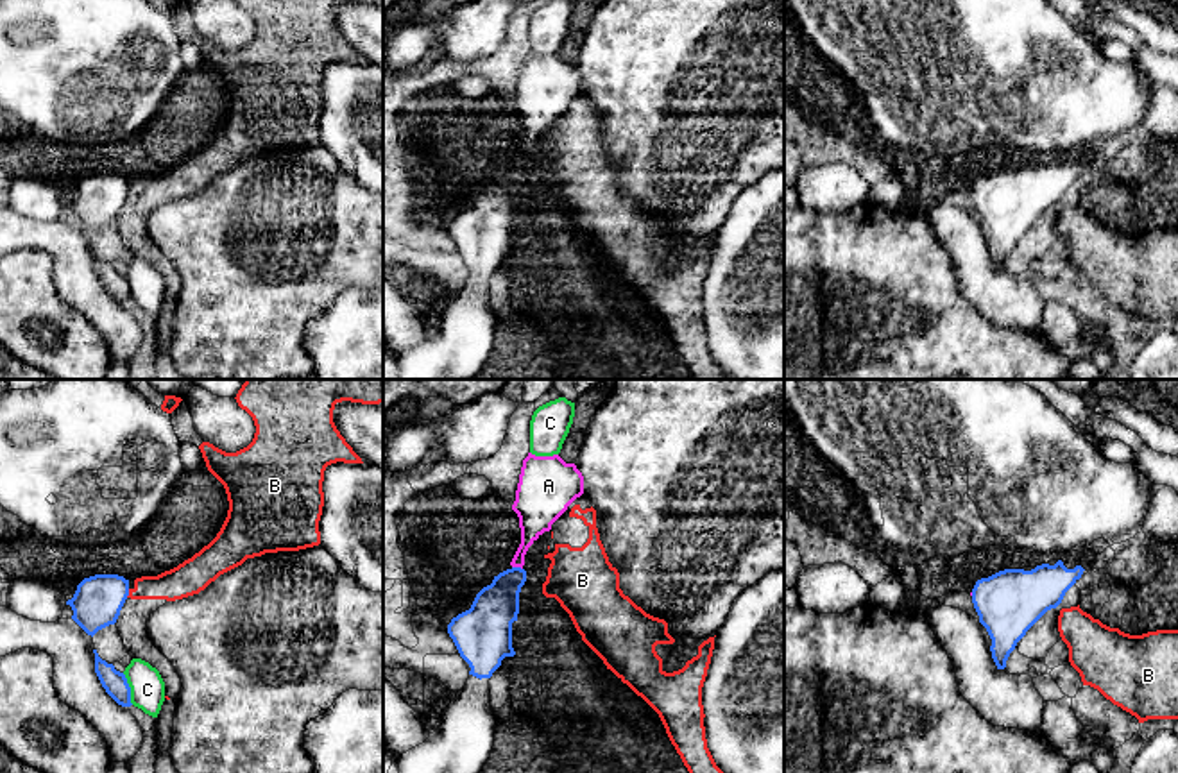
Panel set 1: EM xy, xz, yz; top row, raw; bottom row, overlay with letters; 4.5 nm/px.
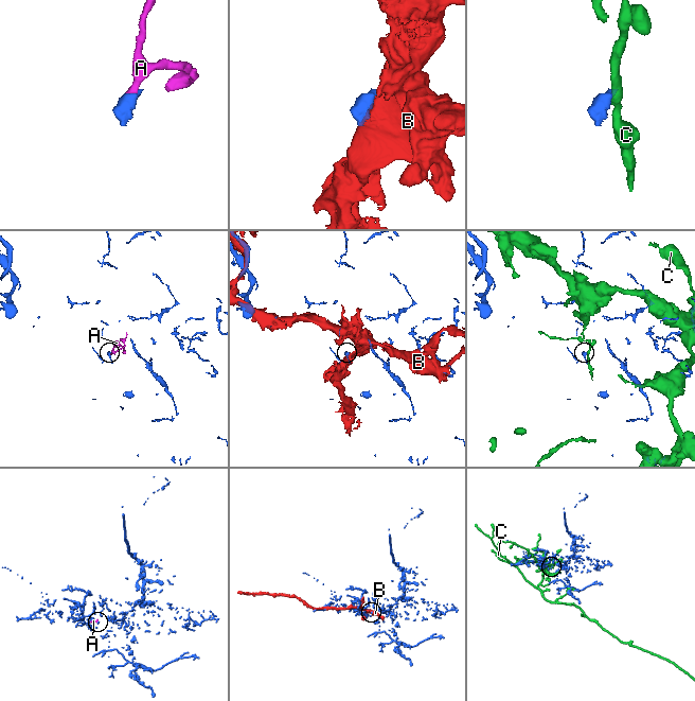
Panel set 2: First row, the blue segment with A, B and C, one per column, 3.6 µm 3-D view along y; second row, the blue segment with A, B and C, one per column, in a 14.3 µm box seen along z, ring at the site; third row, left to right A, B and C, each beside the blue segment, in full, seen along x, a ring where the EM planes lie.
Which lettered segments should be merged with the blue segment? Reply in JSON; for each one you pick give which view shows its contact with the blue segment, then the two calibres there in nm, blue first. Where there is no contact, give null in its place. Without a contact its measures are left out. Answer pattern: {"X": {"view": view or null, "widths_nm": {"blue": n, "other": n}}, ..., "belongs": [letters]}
{"A": {"view": "xz", "widths_nm": {"blue": 200, "other": 160}}, "belongs": ["A"]}

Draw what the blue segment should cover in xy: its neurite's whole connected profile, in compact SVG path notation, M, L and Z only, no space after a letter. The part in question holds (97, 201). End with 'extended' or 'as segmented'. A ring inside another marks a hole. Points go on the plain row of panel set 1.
M95 174L84 177L66 204L72 206L72 218L88 233L115 224L129 195L129 179L118 174Z; as segmented

